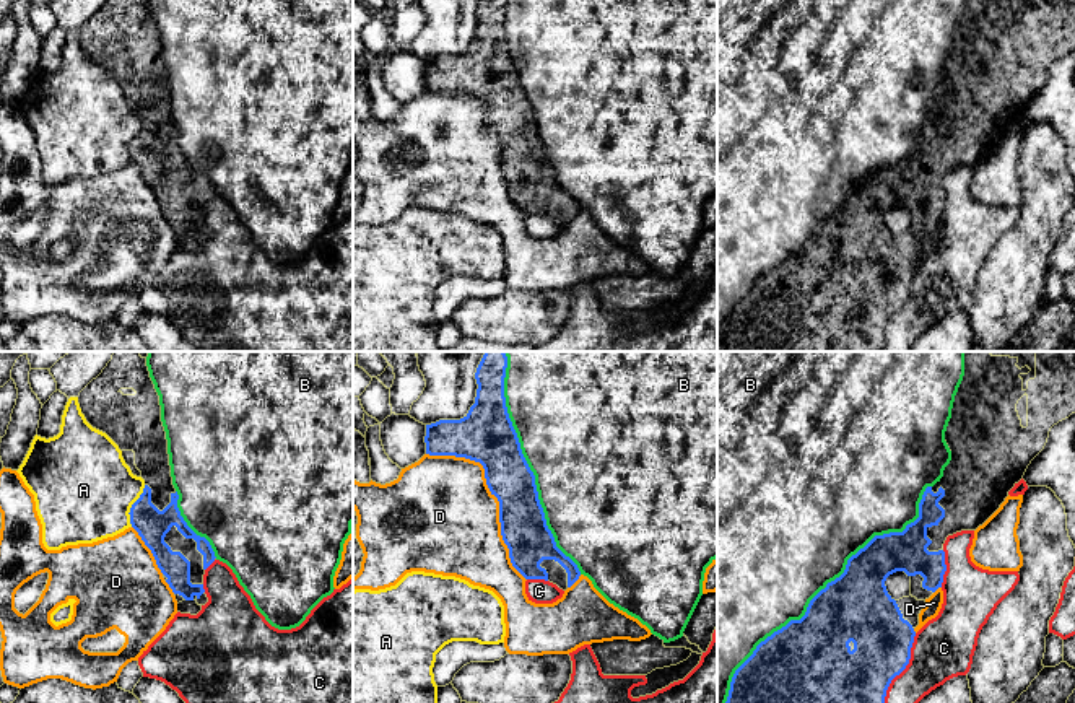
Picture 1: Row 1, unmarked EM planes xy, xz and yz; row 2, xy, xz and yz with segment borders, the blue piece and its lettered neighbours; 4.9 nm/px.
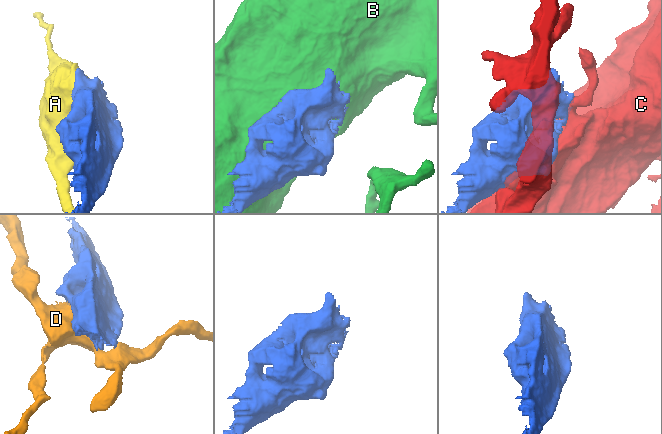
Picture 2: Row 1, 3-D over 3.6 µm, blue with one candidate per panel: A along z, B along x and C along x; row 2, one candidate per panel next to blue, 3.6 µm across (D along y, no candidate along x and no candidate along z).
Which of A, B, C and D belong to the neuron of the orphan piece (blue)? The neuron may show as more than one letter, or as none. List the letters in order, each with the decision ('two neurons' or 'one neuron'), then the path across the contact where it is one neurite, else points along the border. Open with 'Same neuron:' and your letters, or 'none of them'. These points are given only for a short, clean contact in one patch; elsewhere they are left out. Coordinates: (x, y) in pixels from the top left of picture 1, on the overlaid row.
Same neuron: none of them
A: two neurons
B: two neurons
C: two neurons
D: two neurons

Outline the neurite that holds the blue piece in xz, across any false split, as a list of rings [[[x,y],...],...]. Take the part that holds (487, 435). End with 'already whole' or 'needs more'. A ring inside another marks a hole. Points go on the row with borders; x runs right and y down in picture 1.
[[[485,352],[475,379],[475,404],[460,420],[426,425],[426,454],[480,462],[486,485],[499,501],[501,535],[512,566],[525,579],[545,579],[566,591],[581,576],[546,526],[530,470],[507,413],[504,352]]]; needs more

